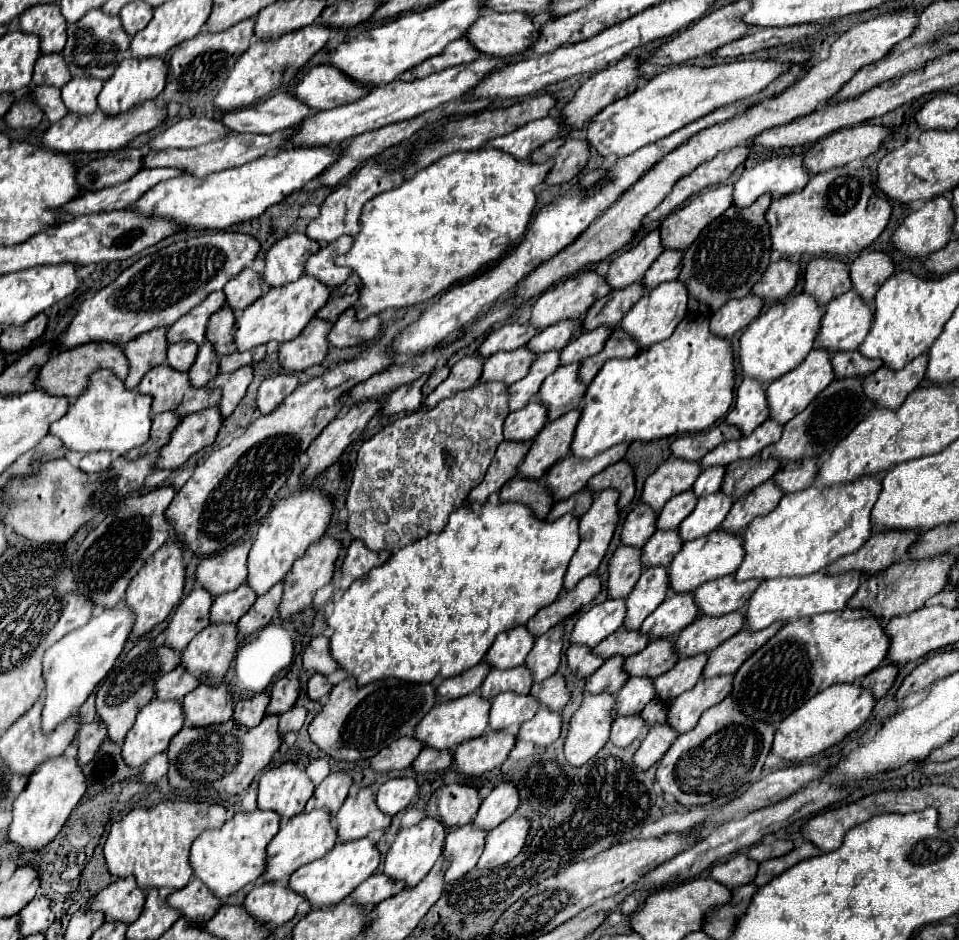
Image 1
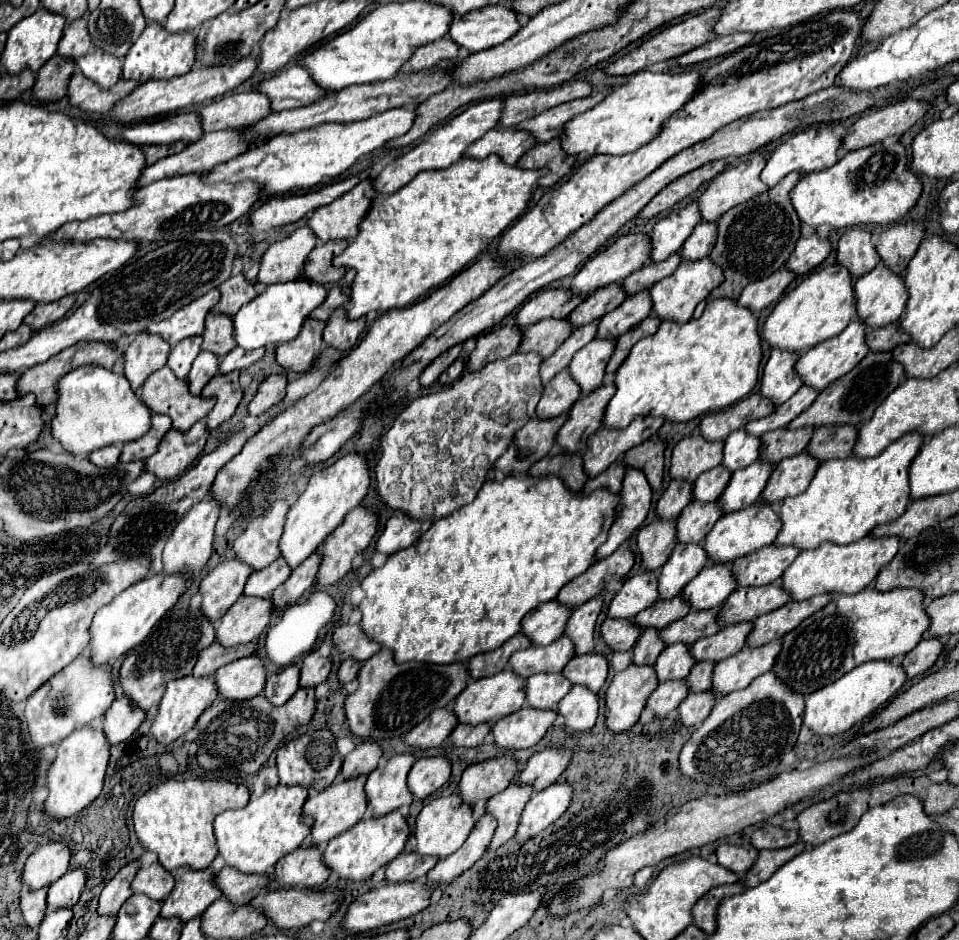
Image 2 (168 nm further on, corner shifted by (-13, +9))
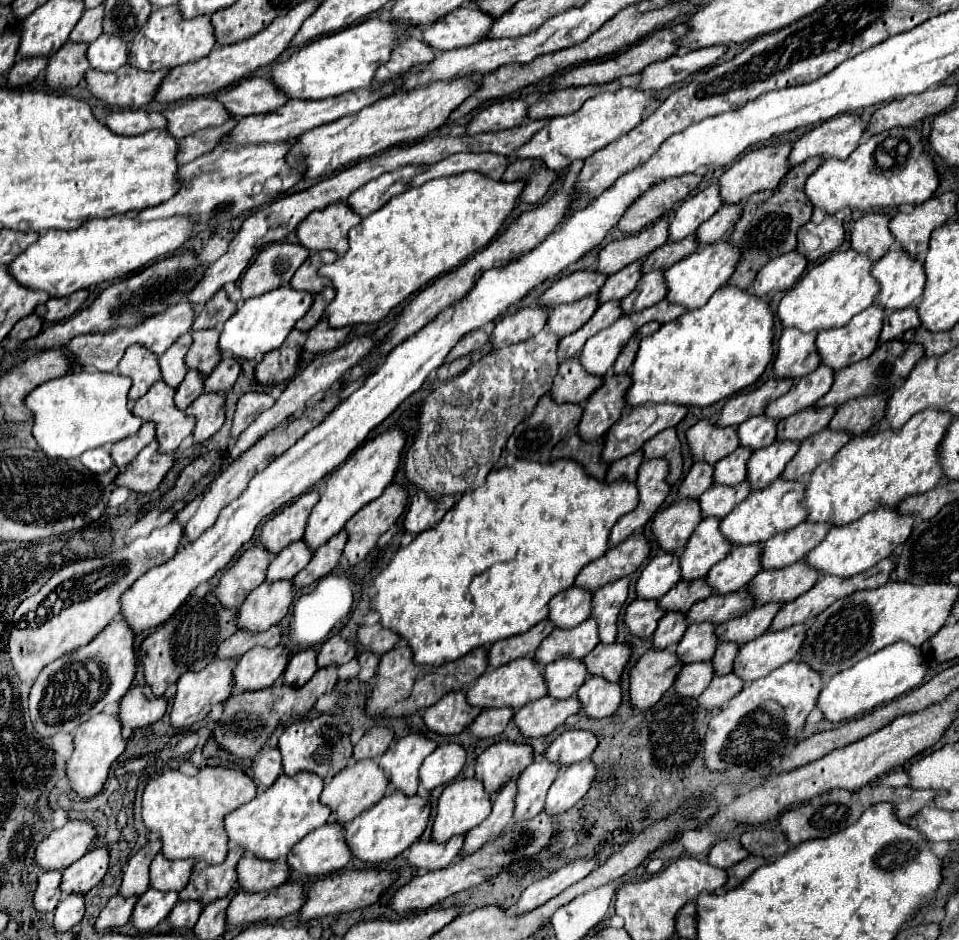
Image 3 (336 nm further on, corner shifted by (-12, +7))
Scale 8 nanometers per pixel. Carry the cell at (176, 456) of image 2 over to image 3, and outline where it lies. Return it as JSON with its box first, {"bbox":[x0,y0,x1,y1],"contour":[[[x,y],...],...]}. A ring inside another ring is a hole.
{"bbox":[115,441,173,493],"contour":[[[157,441],[149,443],[125,469],[119,471],[115,485],[127,487],[135,493],[151,493],[159,487],[165,473],[171,469],[173,461],[163,459],[157,453]]]}

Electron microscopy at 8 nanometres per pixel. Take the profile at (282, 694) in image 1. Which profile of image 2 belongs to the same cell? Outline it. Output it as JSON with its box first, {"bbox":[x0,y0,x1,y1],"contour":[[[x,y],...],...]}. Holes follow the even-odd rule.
{"bbox":[300,651,332,687],"contour":[[[316,651],[308,653],[300,665],[300,687],[316,687],[326,681],[332,663],[328,657],[320,657]]]}

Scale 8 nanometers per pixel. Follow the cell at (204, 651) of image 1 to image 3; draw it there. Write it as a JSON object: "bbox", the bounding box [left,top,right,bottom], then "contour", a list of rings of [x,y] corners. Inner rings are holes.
{"bbox":[239,579,295,631],"contour":[[[291,579],[261,583],[247,595],[245,603],[239,607],[239,627],[245,631],[267,631],[289,613],[289,605],[293,603],[293,591],[295,587],[291,587]]]}

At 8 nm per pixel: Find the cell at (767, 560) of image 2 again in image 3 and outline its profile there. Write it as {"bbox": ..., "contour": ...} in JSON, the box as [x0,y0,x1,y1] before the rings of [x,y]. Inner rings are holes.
{"bbox":[763,523,829,569],"contour":[[[799,523],[791,531],[783,531],[783,535],[773,535],[765,543],[763,551],[763,569],[769,567],[787,567],[799,559],[803,559],[813,547],[817,547],[825,535],[829,533],[823,523]]]}

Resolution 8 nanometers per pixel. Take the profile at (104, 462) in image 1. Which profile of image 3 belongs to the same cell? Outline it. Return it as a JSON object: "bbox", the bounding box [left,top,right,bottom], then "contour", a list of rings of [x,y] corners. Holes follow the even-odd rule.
{"bbox":[81,447,113,473],"contour":[[[99,447],[99,449],[95,449],[95,451],[85,451],[85,453],[81,455],[81,463],[83,463],[91,473],[105,473],[105,471],[111,469],[113,459],[111,459],[111,455],[107,453],[107,449]]]}

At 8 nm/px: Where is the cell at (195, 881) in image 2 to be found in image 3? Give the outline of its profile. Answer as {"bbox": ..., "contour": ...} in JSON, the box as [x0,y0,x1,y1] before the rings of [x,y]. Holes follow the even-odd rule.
{"bbox":[179,847,243,905],"contour":[[[233,847],[227,859],[219,865],[197,863],[191,875],[189,885],[179,893],[179,899],[201,899],[203,905],[209,905],[215,899],[227,895],[237,883],[237,863],[243,857],[241,847]]]}

